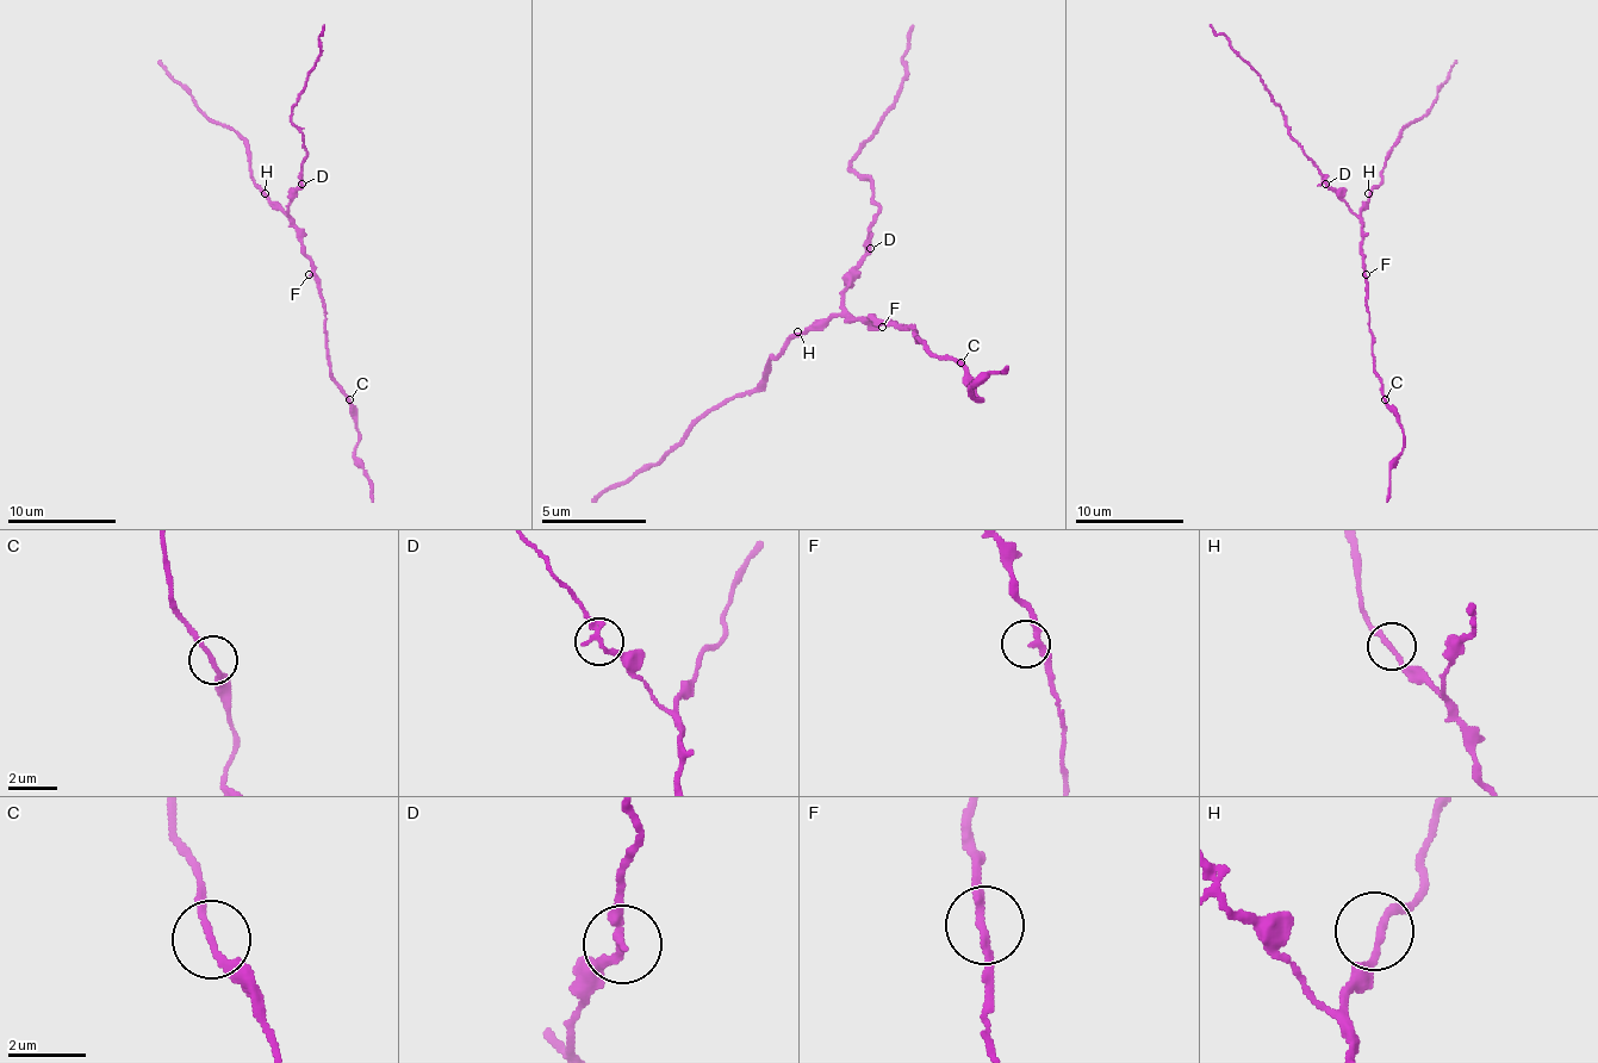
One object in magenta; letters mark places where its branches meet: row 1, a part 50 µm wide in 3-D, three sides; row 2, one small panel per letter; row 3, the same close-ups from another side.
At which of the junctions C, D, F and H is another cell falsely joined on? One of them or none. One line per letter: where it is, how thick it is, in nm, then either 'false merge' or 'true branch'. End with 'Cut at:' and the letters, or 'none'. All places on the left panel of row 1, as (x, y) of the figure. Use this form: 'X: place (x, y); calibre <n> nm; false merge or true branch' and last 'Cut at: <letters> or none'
C: place (349, 399); calibre 170 nm; true branch
D: place (302, 184); calibre 200 nm; true branch
F: place (309, 274); calibre 200 nm; true branch
H: place (265, 193); calibre 190 nm; true branch
Cut at: none

